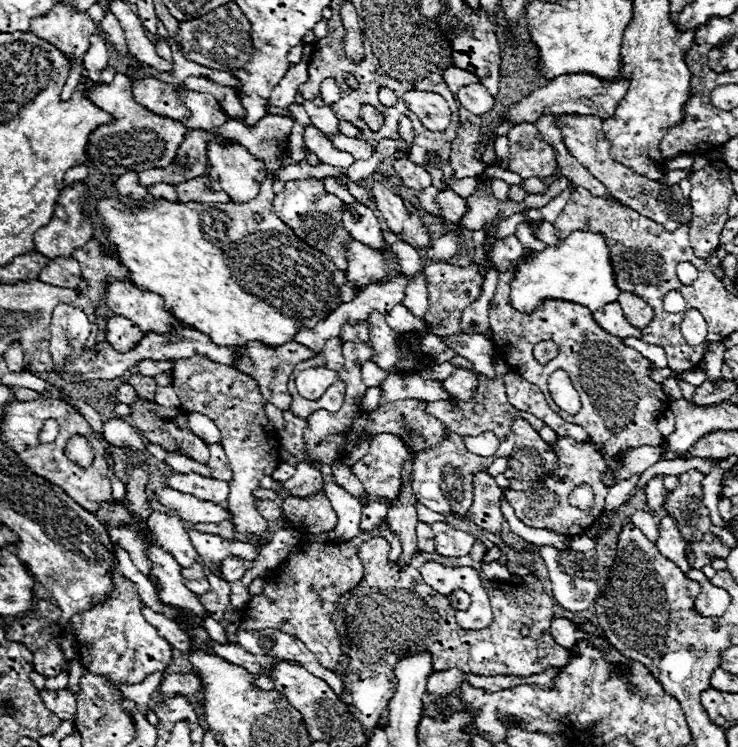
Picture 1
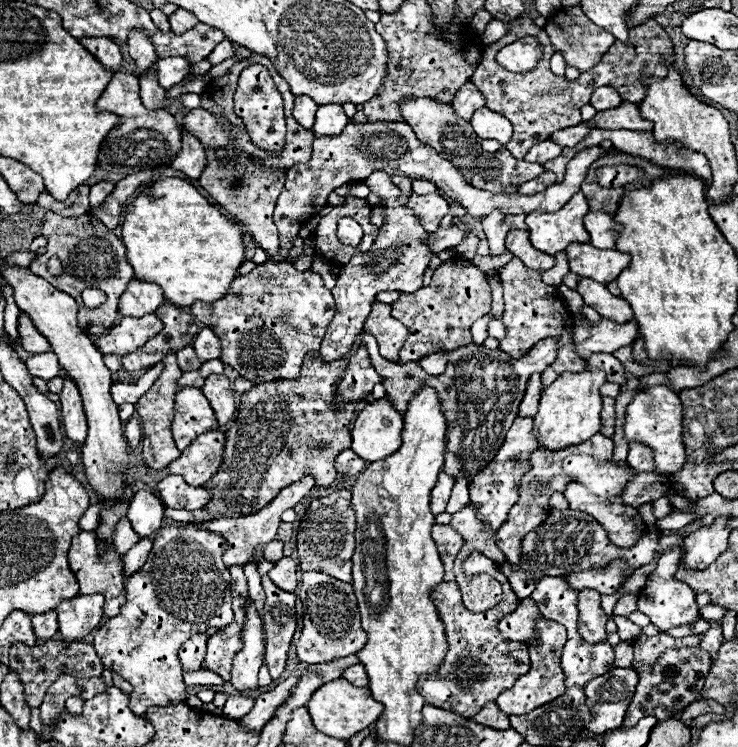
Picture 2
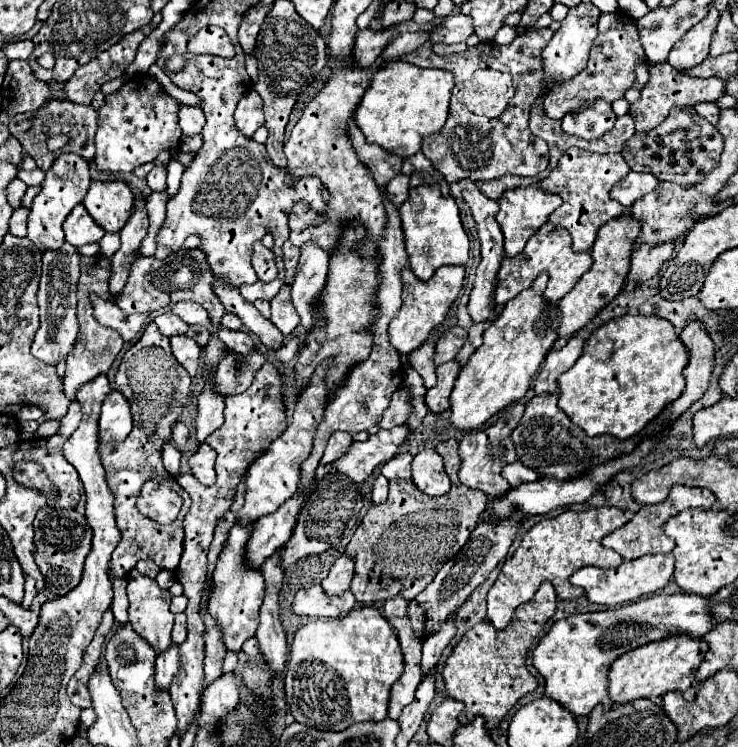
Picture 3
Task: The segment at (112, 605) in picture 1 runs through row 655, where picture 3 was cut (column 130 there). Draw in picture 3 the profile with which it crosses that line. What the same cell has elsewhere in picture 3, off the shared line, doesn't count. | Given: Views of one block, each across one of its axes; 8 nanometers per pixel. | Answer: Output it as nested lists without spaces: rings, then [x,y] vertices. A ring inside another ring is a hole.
[[[150,74],[130,78],[120,90],[108,94],[98,110],[96,166],[110,172],[132,172],[136,166],[152,162],[162,150],[178,150],[182,136],[178,130],[178,110],[180,102],[166,94]]]

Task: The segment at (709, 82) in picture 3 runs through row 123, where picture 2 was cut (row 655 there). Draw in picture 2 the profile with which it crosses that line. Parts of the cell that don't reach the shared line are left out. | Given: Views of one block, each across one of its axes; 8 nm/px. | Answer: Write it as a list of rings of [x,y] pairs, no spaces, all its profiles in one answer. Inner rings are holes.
[[[660,632],[652,638],[640,636],[634,640],[634,664],[632,664],[632,668],[656,664],[658,658],[670,648],[690,648],[690,646],[696,648],[700,644],[700,636],[702,634],[692,634],[688,638],[674,638],[666,632]]]

